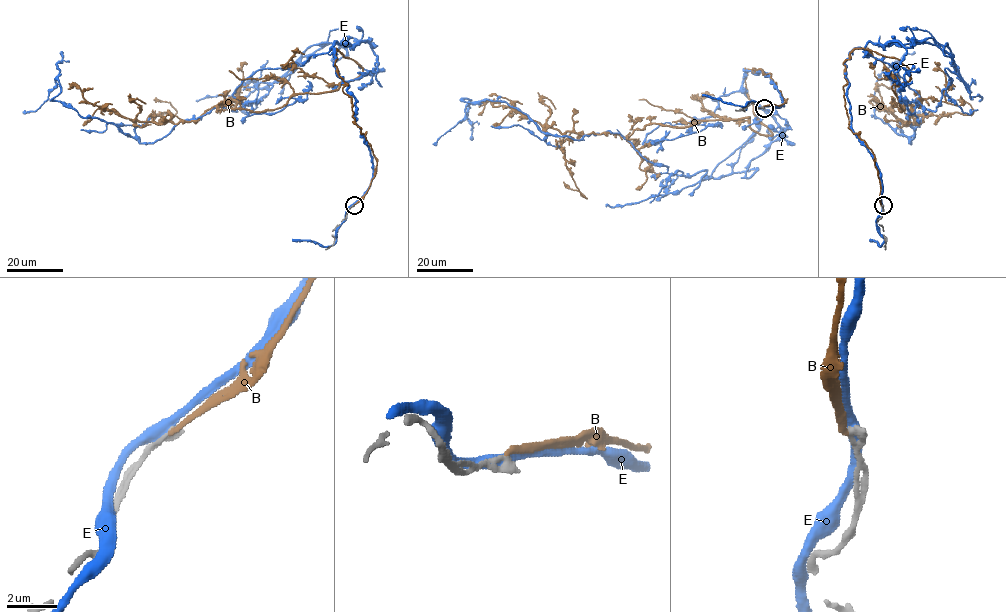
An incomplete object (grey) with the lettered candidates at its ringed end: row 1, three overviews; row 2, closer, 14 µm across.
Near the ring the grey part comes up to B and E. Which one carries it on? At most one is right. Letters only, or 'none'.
none

